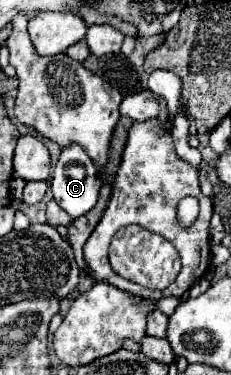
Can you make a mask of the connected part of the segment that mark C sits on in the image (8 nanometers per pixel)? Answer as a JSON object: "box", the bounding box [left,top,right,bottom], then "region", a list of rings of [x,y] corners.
{"box":[50,147,100,219],"region":[[[64,147],[50,183],[56,203],[72,219],[78,219],[96,205],[100,185],[98,167],[88,155],[80,147]]]}

